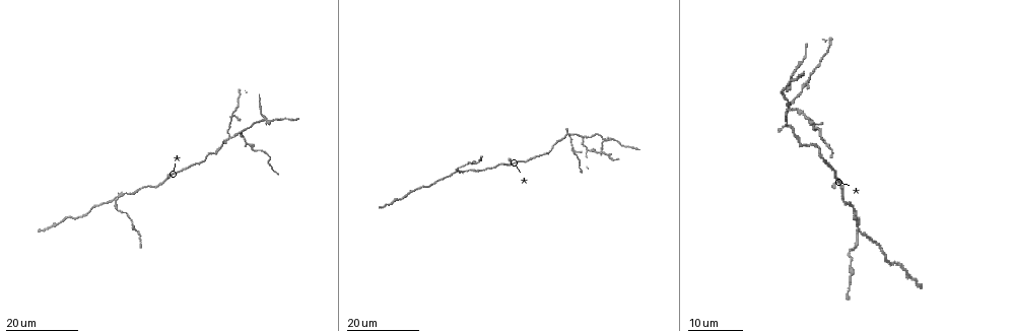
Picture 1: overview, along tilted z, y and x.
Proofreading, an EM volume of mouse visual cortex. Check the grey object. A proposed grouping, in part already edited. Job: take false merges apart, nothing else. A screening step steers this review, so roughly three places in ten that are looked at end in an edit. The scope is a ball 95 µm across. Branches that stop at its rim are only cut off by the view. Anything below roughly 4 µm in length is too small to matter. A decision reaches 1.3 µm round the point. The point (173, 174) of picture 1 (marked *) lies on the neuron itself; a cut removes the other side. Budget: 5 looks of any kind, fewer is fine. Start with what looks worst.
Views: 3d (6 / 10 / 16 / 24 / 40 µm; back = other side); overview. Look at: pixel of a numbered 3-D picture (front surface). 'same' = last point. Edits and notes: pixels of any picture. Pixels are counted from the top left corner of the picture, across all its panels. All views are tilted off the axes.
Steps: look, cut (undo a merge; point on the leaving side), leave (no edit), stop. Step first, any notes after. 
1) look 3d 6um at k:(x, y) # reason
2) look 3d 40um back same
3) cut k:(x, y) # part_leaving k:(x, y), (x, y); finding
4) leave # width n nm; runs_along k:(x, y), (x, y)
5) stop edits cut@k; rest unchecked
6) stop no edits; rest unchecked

look 3d 24um at 1:(570, 133) # two arms in line, one across

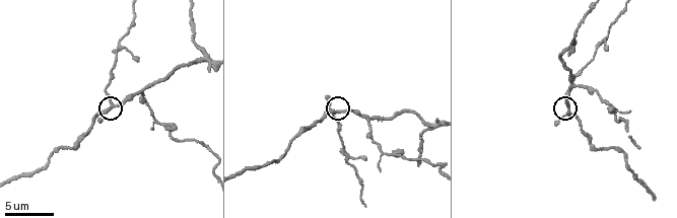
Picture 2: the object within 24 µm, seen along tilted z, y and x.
look 3d 10um at 2:(338, 110)

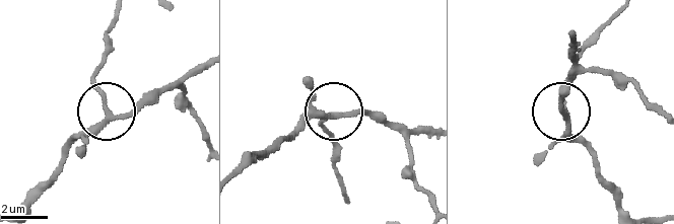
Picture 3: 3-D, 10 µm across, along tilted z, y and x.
leave # runs_along 3:(237, 166), (331, 113), (320, 124), (332, 140); one neuron here

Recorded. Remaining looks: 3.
look 3d 10um at 2:(205, 56) # two arms in line, one across

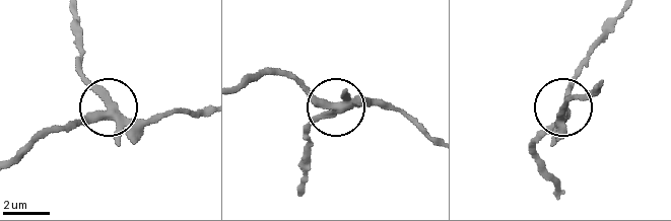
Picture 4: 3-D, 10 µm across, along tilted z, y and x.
cut 4:(96, 88) # part_leaving 4:(112, 116), (108, 100), (83, 69), (83, 32), (75, 12); two neurons meet here

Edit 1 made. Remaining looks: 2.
stop edits cut@4; rest unchecked

